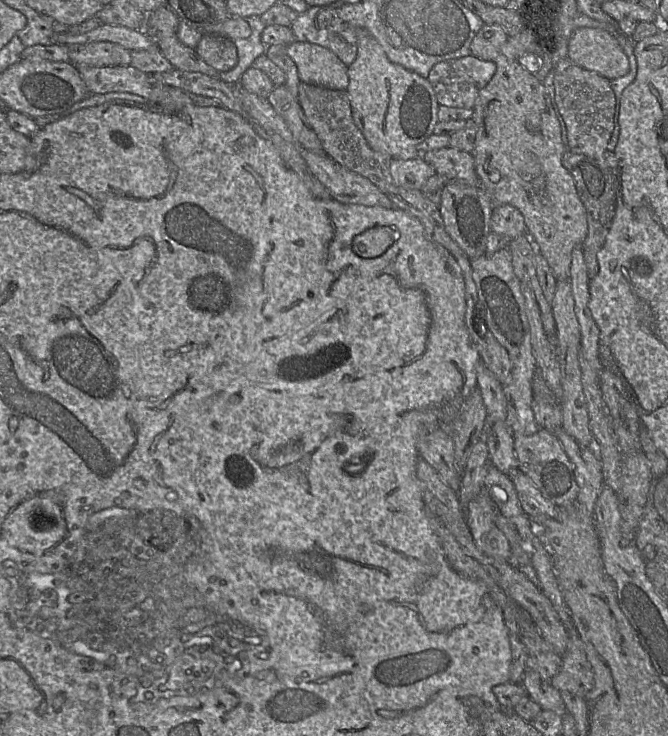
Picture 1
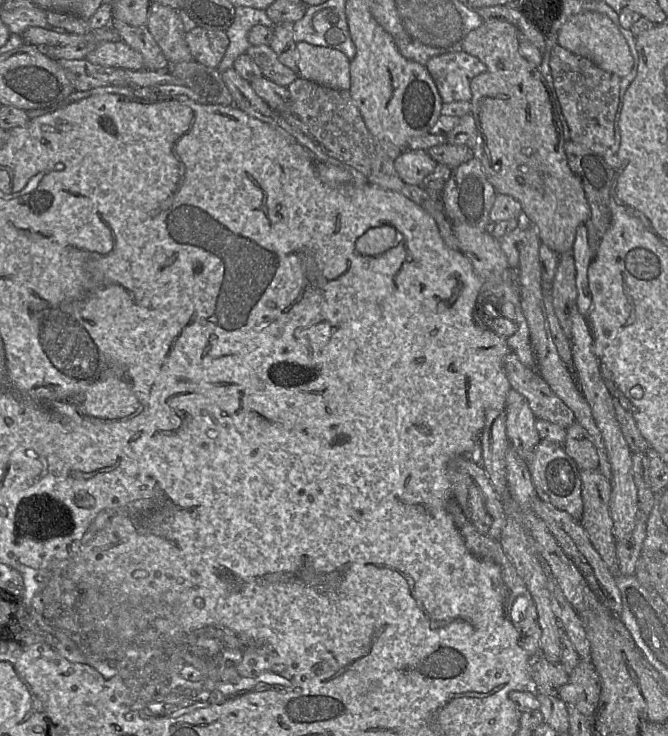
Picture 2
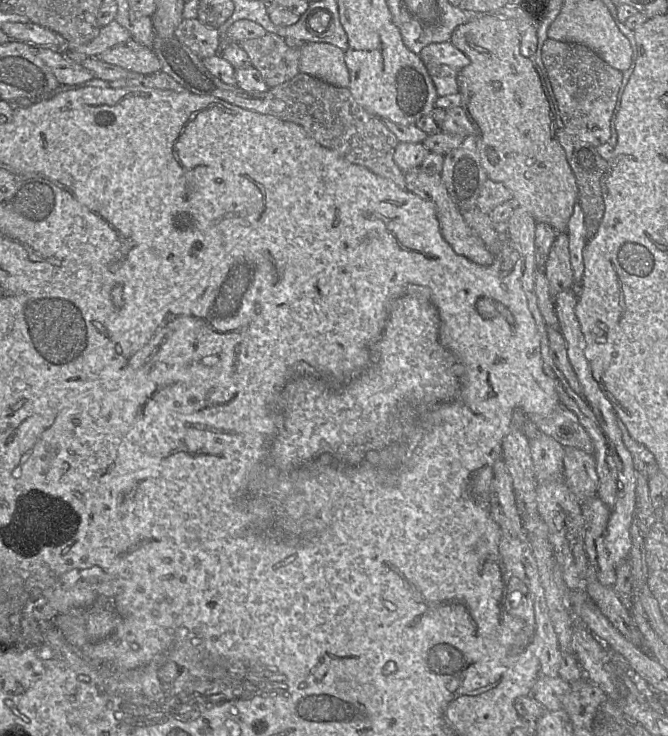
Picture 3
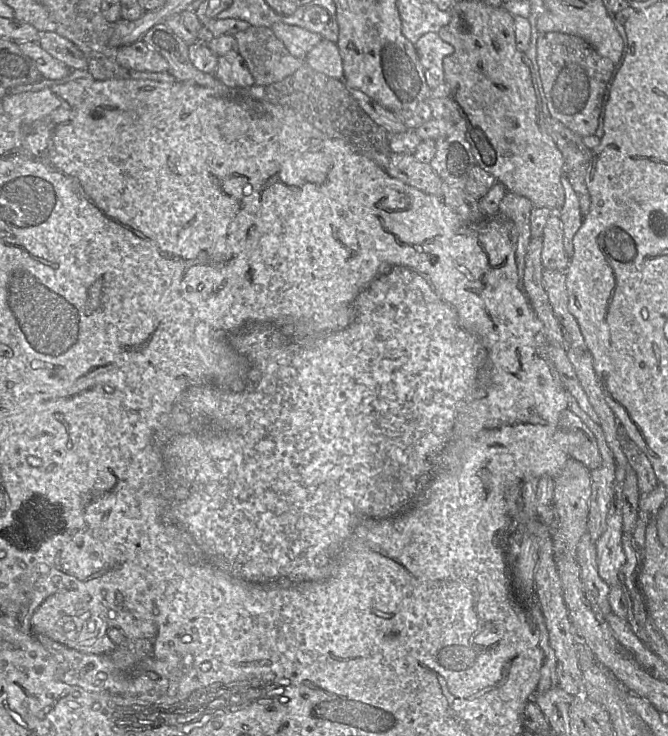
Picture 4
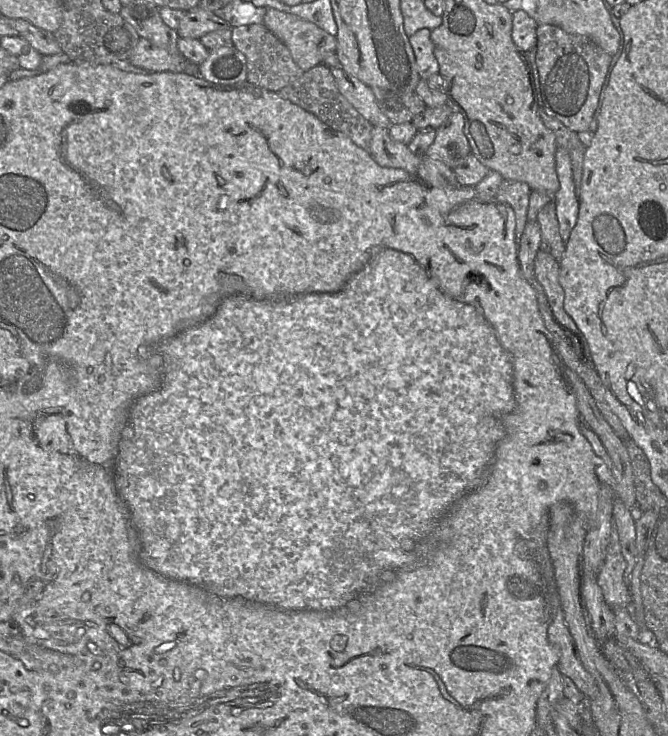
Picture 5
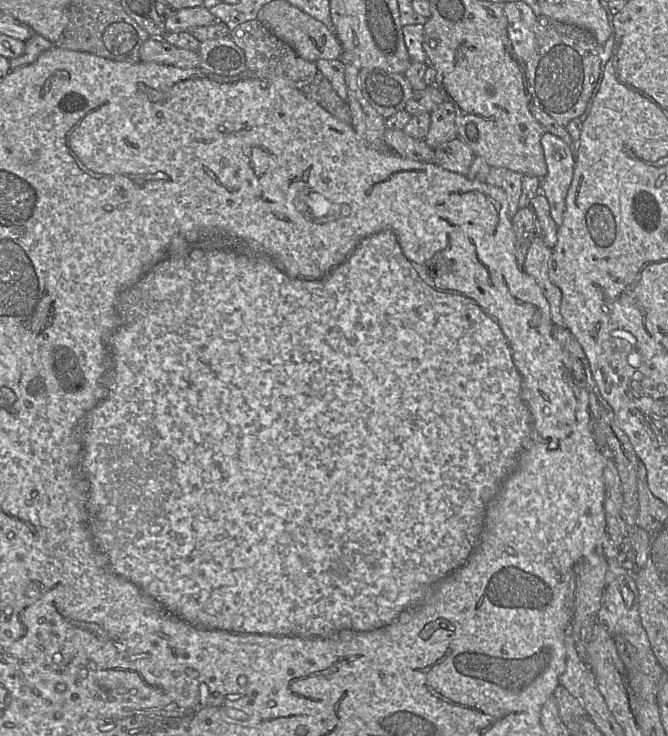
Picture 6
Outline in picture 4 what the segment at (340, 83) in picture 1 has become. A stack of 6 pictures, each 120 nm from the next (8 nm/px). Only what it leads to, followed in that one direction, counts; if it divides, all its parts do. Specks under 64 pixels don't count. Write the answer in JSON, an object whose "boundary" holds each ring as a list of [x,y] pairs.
{"boundary":[[[322,40],[307,53],[305,65],[329,77],[344,81],[343,61],[336,43]]]}

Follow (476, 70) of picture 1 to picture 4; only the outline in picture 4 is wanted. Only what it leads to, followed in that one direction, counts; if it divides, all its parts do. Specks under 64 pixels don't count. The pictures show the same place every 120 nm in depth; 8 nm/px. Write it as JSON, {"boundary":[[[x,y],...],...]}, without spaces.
{"boundary":[[[434,32],[421,36],[414,46],[424,70],[426,82],[433,90],[445,82],[443,59],[453,54],[454,47]]]}

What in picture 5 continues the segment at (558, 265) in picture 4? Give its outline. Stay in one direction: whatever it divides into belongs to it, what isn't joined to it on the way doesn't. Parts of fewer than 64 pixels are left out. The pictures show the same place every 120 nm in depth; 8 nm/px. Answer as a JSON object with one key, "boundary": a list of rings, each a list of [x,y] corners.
{"boundary":[[[553,201],[543,206],[538,213],[536,222],[539,224],[541,231],[541,249],[550,253],[560,262],[565,251],[565,243],[560,235]]]}

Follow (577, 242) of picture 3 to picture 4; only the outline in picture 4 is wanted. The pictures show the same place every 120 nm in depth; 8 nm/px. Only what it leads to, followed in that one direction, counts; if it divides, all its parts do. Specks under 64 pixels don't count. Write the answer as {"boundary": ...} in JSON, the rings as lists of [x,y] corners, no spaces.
{"boundary":[[[566,174],[561,177],[565,191],[565,202],[557,212],[563,227],[563,244],[566,254],[571,259],[574,253],[573,239],[582,225],[582,214],[578,197]]]}

